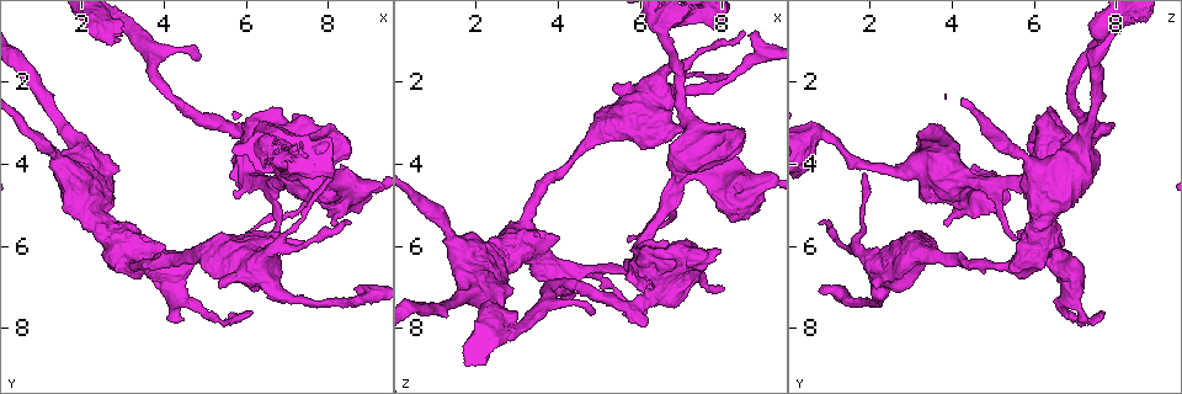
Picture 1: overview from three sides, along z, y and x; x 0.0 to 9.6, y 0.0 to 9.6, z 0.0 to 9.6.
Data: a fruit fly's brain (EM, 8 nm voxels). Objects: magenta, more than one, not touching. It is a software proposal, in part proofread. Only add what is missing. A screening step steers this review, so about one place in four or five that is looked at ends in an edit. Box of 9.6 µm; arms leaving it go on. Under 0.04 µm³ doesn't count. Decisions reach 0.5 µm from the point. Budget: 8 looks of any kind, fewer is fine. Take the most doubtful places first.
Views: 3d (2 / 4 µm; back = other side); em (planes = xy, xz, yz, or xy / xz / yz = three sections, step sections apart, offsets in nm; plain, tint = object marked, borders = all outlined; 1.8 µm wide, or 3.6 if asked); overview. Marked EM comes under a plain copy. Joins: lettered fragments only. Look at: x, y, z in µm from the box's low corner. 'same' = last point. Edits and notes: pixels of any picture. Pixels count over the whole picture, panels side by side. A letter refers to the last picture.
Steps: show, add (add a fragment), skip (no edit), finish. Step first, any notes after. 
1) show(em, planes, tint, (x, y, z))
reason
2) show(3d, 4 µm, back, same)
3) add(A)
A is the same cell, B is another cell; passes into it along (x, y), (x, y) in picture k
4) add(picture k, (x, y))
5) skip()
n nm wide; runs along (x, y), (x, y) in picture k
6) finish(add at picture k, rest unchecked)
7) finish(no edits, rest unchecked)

show(em, xz, step 4, borders, (6.15, 7.55, 7.60))

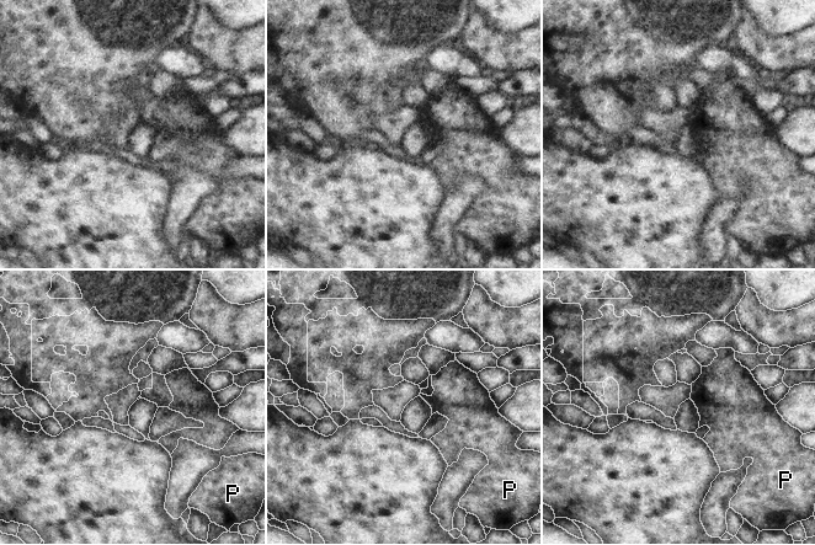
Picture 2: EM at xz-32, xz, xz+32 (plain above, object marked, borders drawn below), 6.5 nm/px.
show(em, planes, borders, same)
another direction

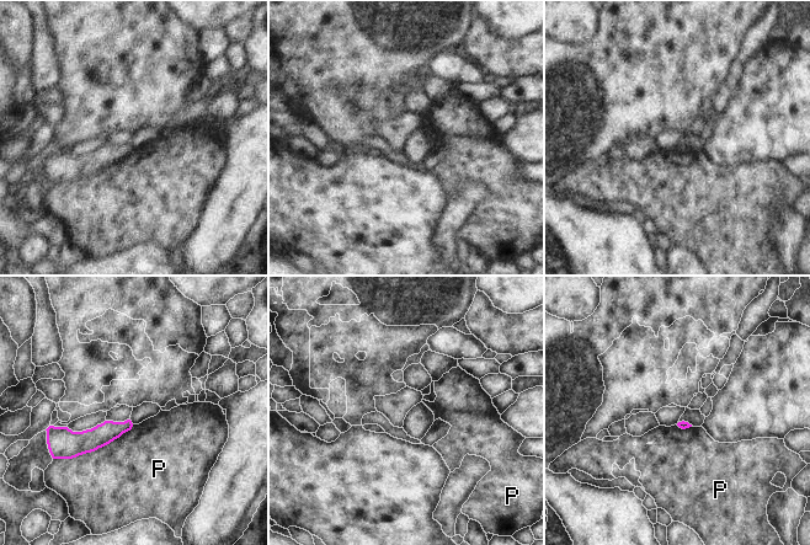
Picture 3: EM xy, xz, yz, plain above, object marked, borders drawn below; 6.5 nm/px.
skip()
P touches over 550 nm; P is another cell; border along (133, 425), (94, 450), (58, 459) in picture 3; none of them fits

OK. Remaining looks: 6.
show(em, planes, borders, (6.45, 5.85, 5.50))
an open end

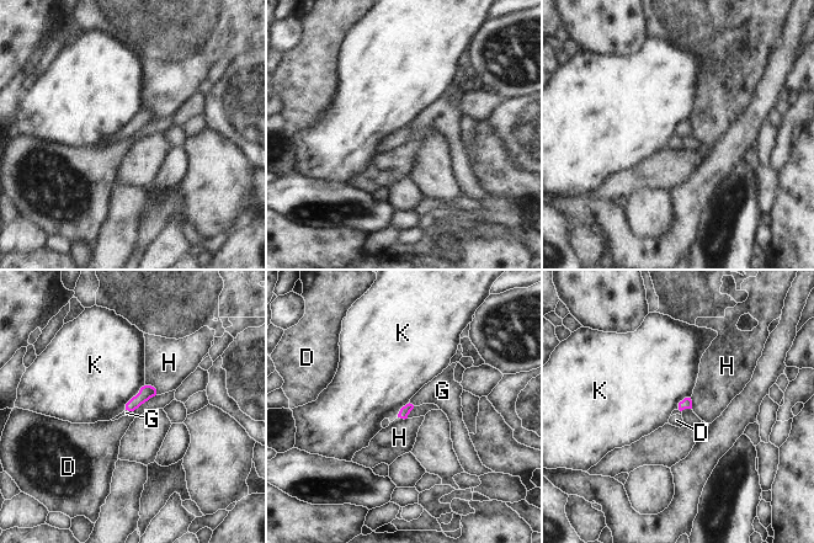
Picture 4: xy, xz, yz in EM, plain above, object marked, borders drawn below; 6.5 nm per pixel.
skip()
D, G, H and K are other cells; border along (408, 403), (414, 405) in picture 4; no lettered fragment goes on from it

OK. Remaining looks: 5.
show(3d, 2 µm, (8.10, 5.35, 4.55))

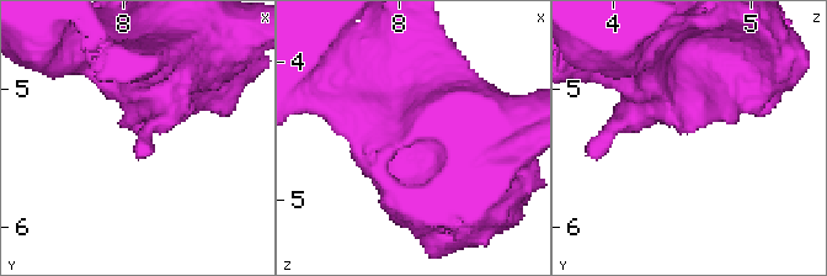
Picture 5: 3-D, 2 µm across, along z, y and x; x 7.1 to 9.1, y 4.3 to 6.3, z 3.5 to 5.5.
show(em, yz, step 4, borders, (8.08, 5.32, 4.58))
shape alone is not enough

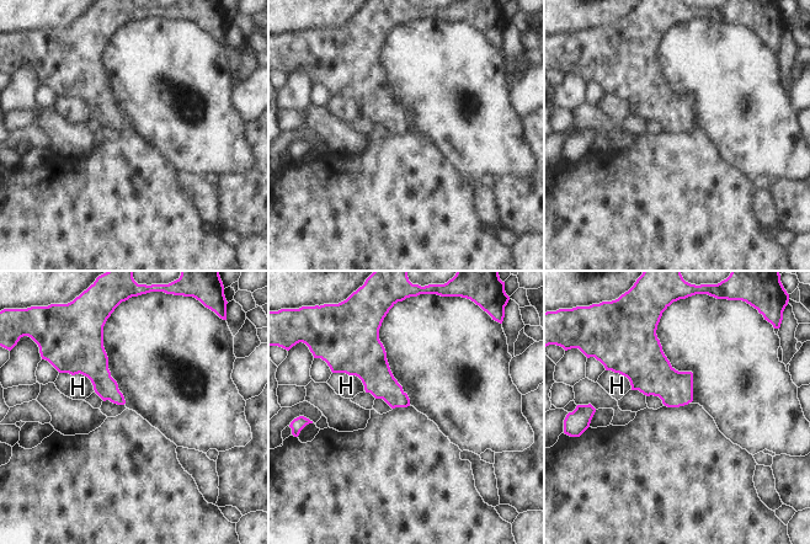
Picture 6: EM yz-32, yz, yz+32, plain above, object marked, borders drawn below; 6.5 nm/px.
skip()
H is another cell; border along (59, 372), (84, 374), (95, 392) in picture 6; none of them fits

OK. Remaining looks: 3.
show(3d, 4 µm, back, (2.70, 0.65, 7.80))
abrupt turn

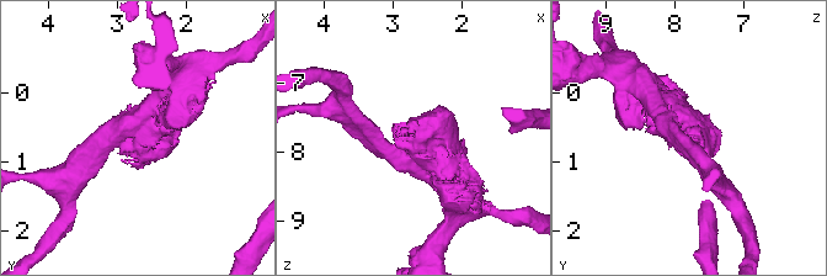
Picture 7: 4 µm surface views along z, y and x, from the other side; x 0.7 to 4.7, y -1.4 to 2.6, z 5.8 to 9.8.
show(em, planes, tint, (2.65, 0.75, 7.80))

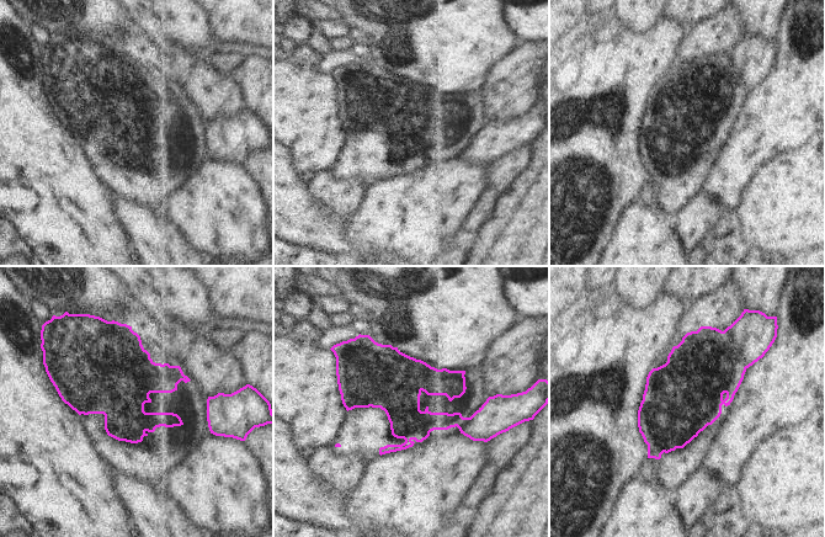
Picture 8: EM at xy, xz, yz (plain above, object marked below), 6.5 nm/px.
show(em, planes, borders, same)
what lies round it

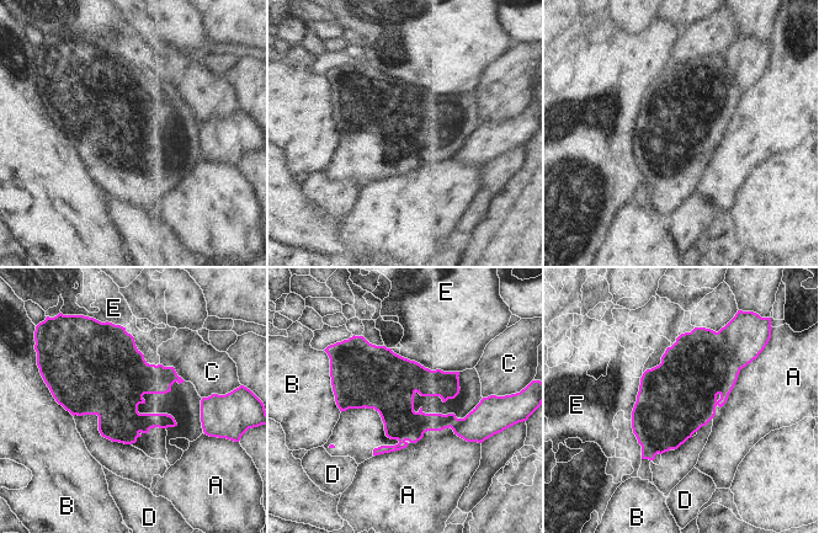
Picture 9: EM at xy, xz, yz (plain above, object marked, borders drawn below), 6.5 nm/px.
skip()
A, B, C, D and E are other cells; border along (480, 442), (445, 427), (375, 457) in picture 9; none of them fits

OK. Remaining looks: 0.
finish(no edits, rest unchecked)

